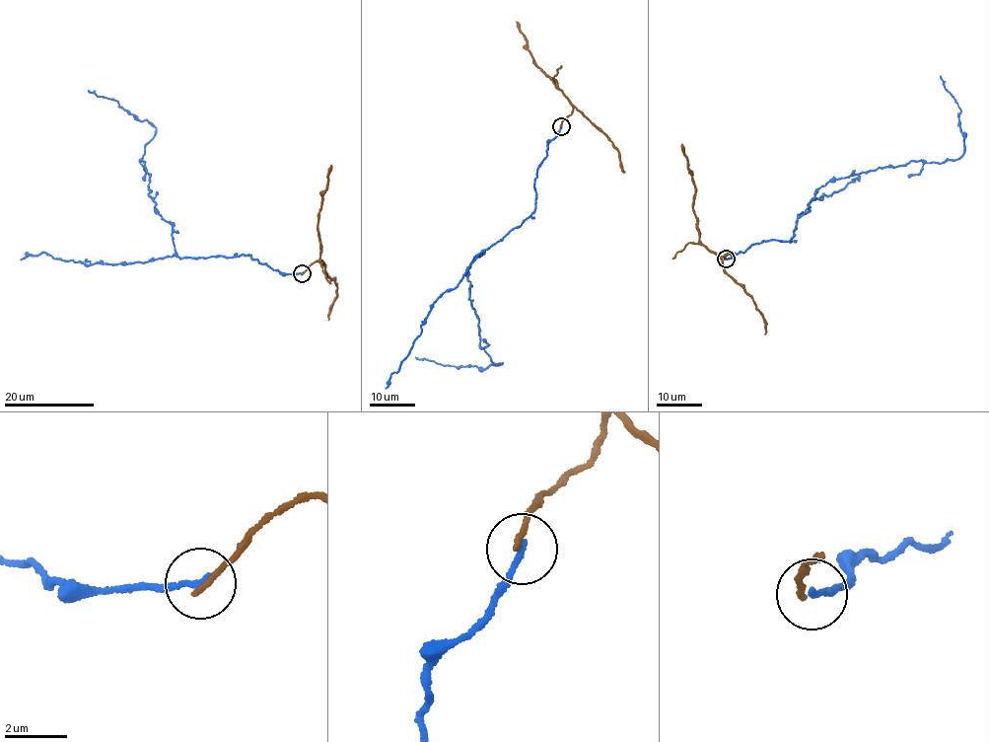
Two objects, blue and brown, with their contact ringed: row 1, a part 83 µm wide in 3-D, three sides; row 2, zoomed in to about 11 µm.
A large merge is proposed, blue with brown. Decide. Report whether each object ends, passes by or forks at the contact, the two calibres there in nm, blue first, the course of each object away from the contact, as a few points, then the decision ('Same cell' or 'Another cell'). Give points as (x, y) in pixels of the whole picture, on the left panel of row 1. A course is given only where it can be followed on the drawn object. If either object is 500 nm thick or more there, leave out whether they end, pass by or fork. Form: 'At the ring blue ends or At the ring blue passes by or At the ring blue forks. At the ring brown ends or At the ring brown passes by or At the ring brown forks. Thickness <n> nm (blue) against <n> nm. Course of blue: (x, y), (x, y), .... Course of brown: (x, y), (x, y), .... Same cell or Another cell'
At the ring blue ends. At the ring brown ends. Thickness 200 nm (blue) against 180 nm. Course of blue: (302, 272), (281, 273), (249, 254), (176, 255), (140, 159), (156, 130), (89, 91). Course of brown: (302, 273), (315, 261), (324, 263), (319, 258), (317, 218), (321, 191), (327, 186), (331, 165). Same cell

